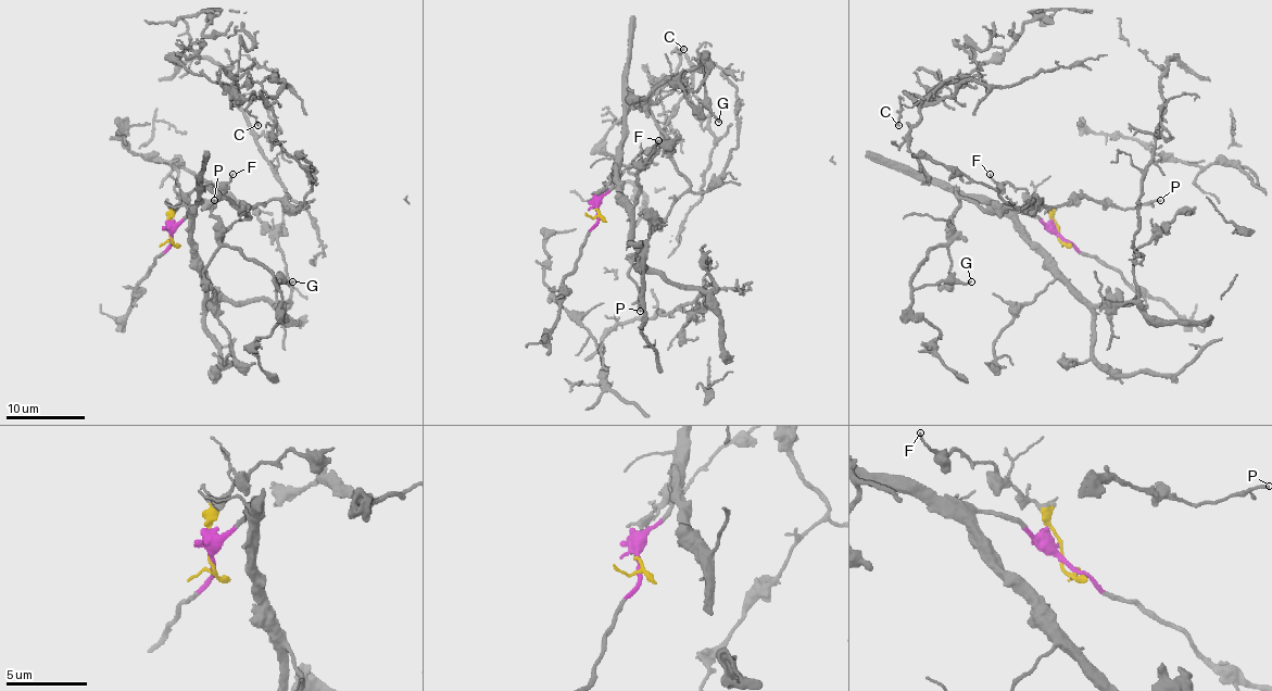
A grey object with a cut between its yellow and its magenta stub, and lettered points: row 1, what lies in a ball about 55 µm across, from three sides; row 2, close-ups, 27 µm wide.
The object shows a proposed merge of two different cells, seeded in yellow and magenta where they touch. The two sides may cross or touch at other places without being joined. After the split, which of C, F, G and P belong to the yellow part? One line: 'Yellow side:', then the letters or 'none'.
Yellow side: F

